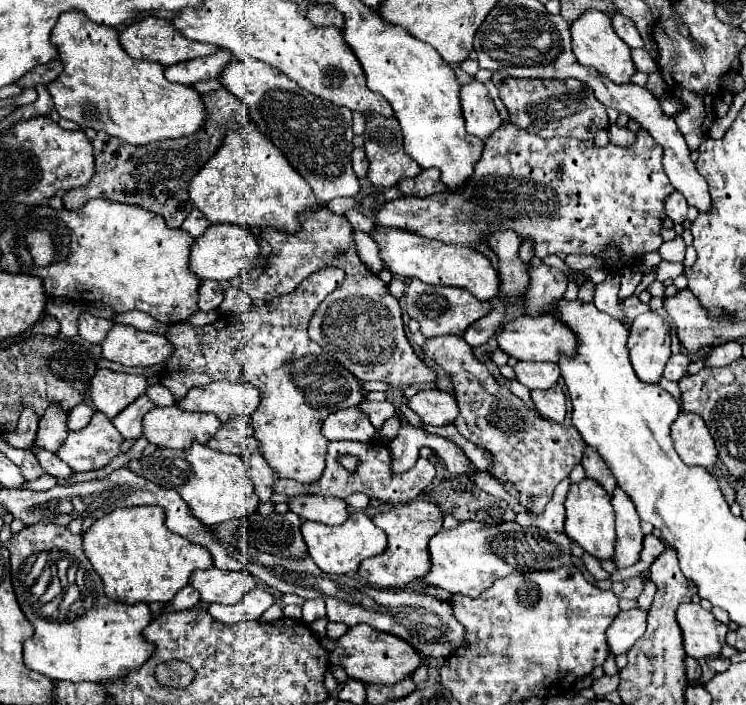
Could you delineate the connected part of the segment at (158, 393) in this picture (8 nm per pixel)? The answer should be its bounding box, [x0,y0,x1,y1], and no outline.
[146,384,175,407]

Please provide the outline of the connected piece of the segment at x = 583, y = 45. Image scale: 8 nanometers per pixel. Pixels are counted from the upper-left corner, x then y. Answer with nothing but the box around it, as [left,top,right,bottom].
[570,9,636,83]

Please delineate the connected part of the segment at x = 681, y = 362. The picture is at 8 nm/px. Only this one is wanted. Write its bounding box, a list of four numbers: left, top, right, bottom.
[664,353,690,381]

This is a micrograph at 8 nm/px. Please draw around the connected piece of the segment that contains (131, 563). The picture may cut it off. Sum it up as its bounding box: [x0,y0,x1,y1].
[82,507,214,603]

